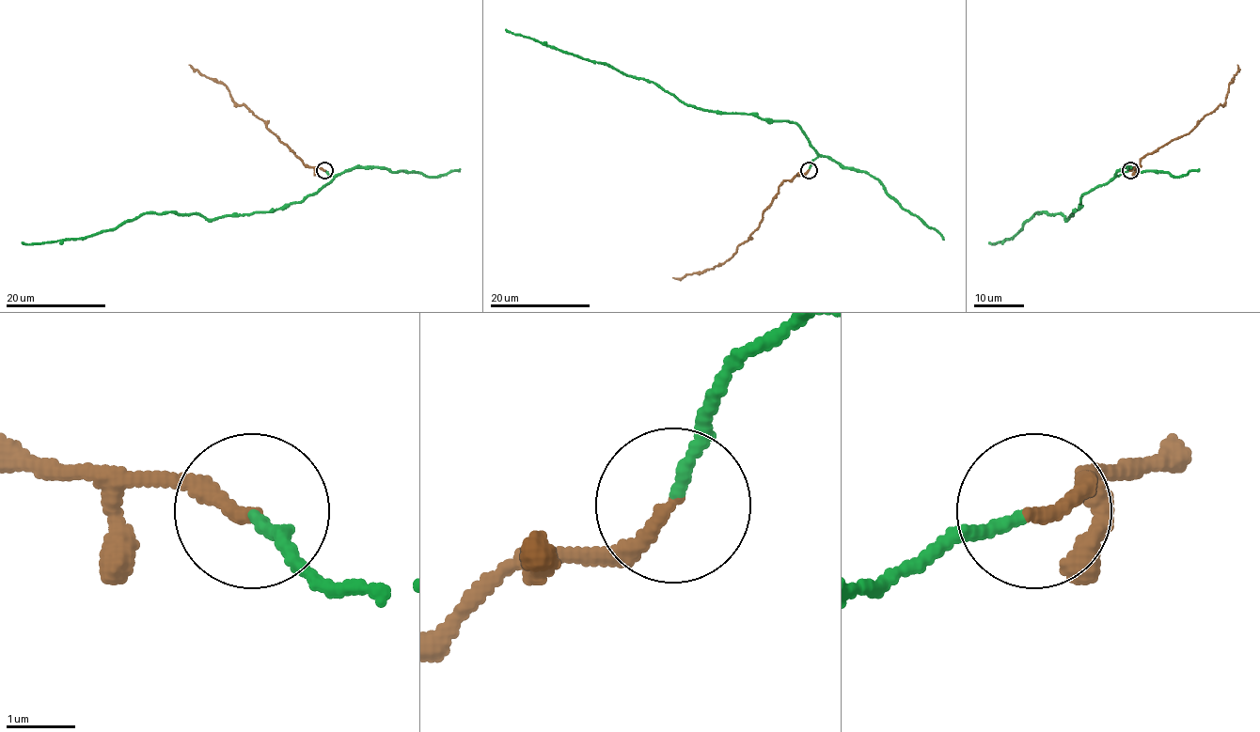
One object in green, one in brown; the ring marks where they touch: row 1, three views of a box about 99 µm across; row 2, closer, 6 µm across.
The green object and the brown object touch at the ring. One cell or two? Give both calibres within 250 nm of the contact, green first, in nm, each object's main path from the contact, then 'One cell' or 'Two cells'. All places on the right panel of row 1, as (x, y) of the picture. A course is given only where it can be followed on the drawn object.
Thickness 160 nm (green) against 200 nm. Course of green: (1129, 170), (1082, 195), (1080, 204), (1067, 219), (1062, 214), (1035, 213), (1012, 238), (993, 244), (989, 241). Course of brown: (1129, 170), (1137, 168), (1146, 154), (1156, 151), (1173, 139), (1186, 135), (1206, 114), (1222, 105), (1237, 65). One cell

